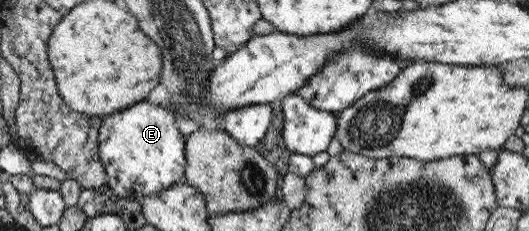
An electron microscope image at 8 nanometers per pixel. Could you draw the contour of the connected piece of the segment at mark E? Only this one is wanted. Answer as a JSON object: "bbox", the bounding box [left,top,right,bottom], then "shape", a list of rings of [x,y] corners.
{"bbox":[98,102,185,202],"shape":[[[137,102],[111,115],[101,116],[98,128],[98,160],[106,175],[106,184],[115,195],[141,202],[145,195],[153,195],[167,187],[183,180],[185,154],[183,154],[184,139],[177,125],[174,114],[169,108],[149,102]]]}

